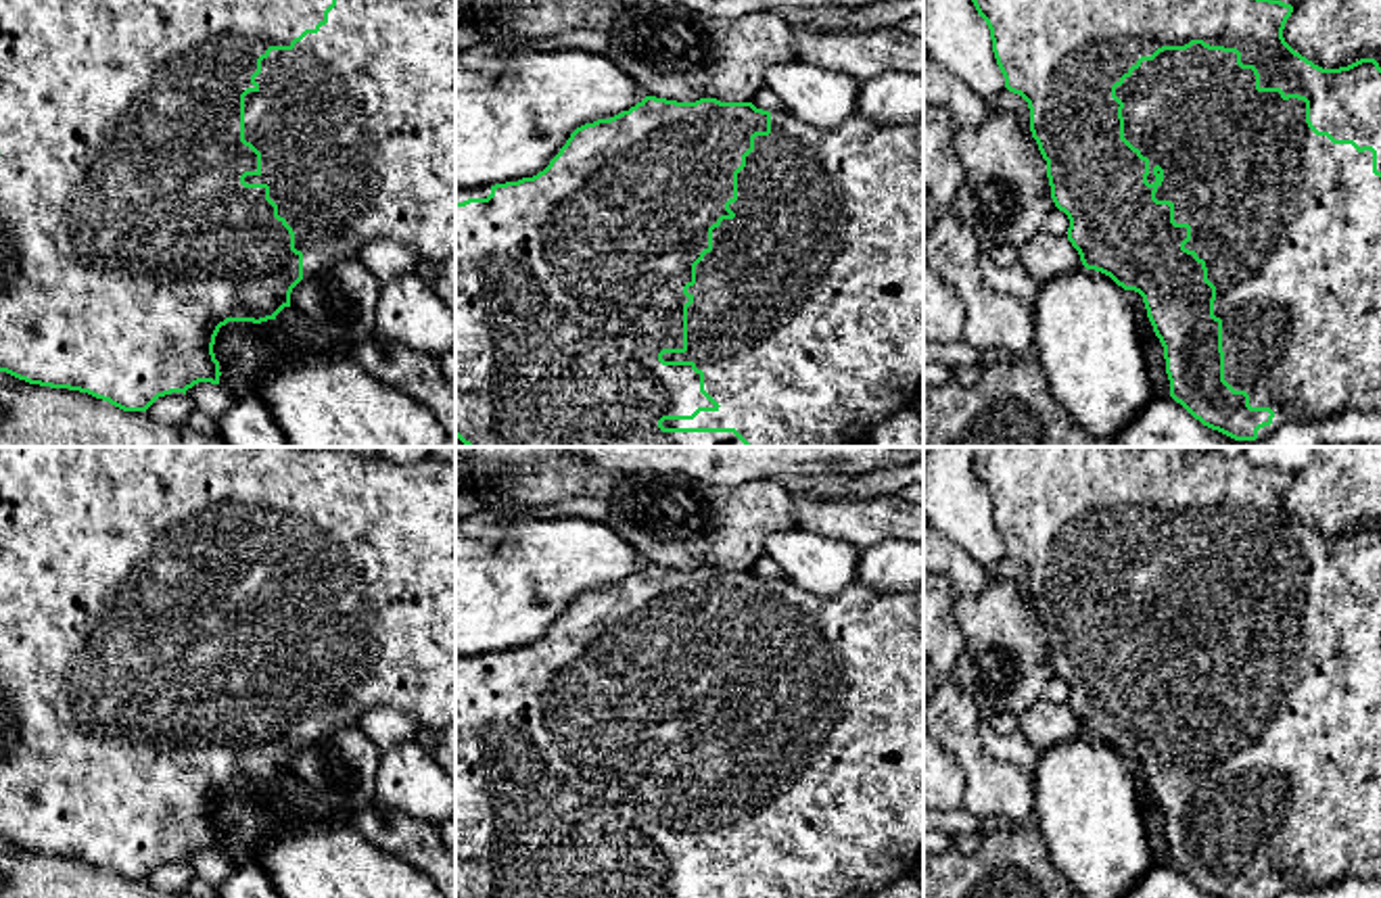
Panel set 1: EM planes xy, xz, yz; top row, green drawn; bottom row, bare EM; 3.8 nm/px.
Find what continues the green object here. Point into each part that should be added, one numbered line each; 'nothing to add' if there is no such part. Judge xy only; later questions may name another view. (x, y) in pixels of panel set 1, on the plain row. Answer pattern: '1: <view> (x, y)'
1: xy (356, 594)

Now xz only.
1: xz (807, 782)

